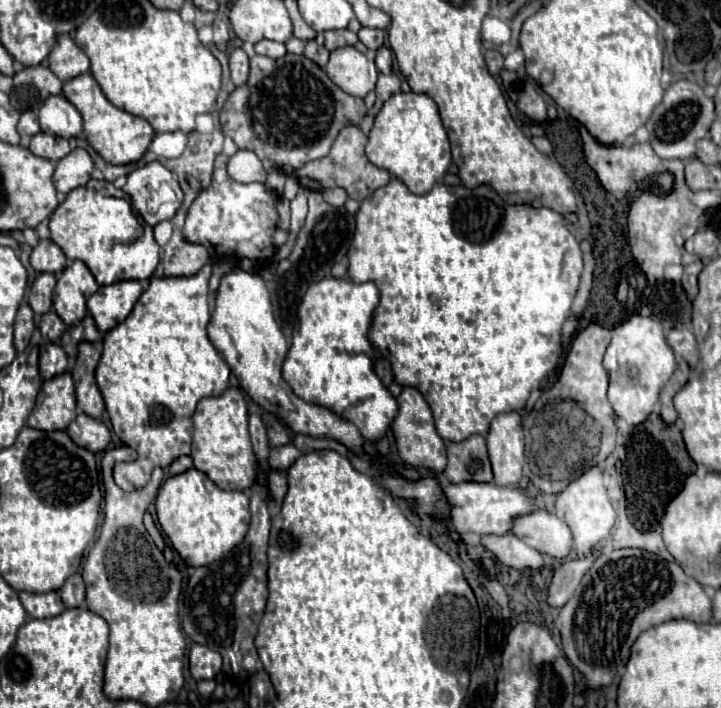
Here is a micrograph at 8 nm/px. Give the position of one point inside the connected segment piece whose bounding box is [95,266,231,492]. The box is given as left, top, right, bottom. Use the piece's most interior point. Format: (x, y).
(156, 366)

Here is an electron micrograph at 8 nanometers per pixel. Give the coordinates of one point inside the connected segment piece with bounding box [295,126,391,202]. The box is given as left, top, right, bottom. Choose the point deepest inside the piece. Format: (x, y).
(346, 166)

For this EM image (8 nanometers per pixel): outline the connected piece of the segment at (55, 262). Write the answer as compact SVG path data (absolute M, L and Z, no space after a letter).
M39 240L31 252L31 266L35 272L61 272L67 266L63 250L53 240Z

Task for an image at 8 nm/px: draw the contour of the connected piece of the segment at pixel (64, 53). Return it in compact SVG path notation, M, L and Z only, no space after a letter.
M59 34L53 50L49 52L47 66L61 82L67 82L89 70L89 58L69 34Z

